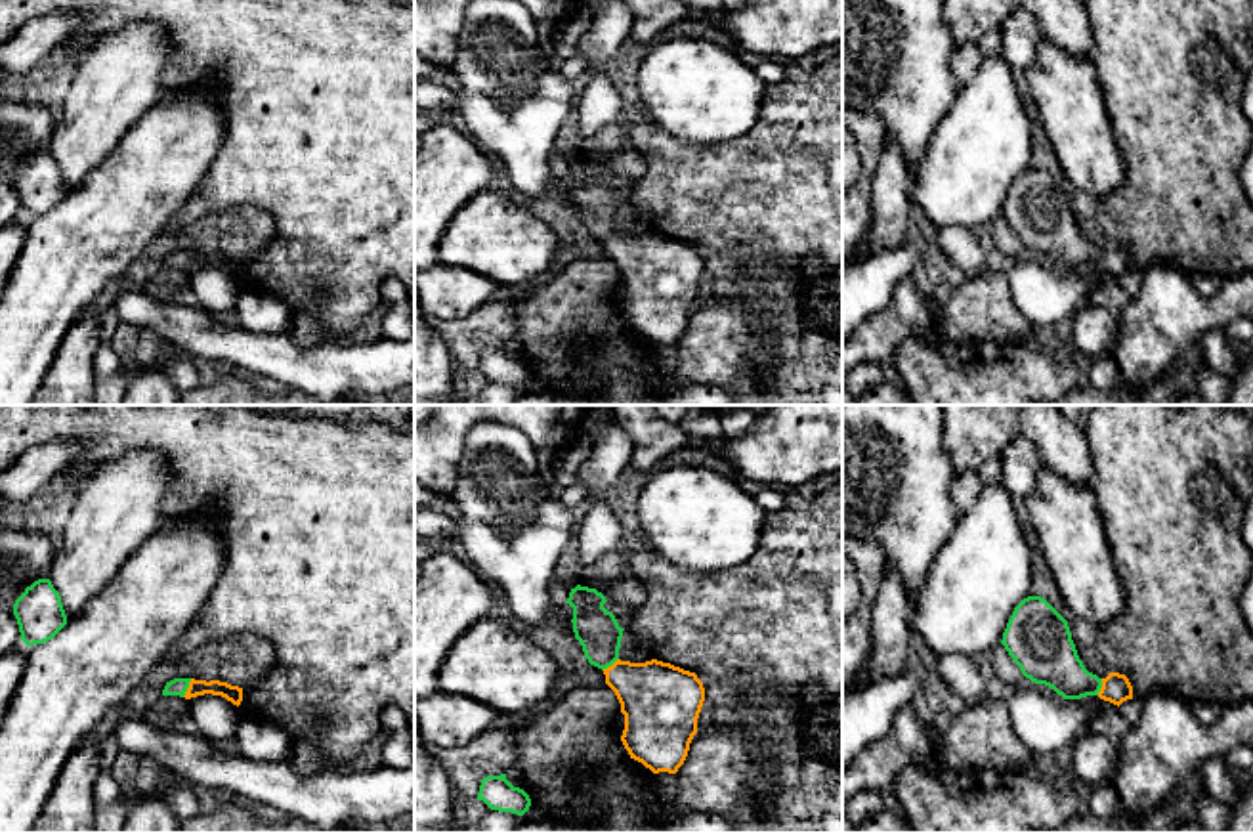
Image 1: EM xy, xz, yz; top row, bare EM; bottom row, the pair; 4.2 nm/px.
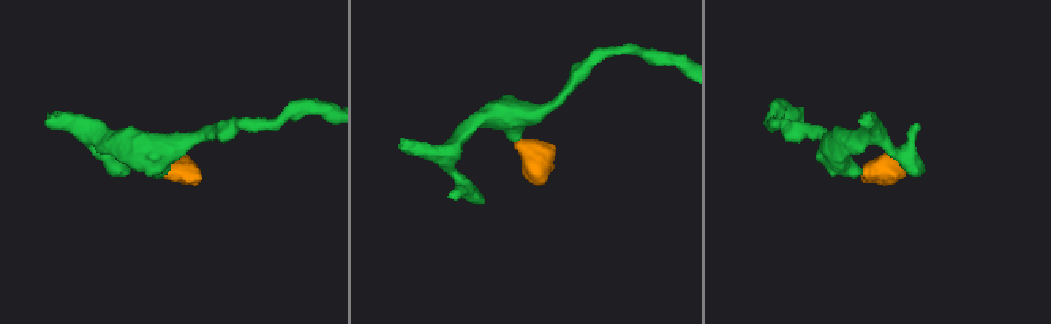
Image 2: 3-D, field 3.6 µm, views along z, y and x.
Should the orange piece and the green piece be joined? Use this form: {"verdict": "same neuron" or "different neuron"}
{"verdict": "same neuron"}

